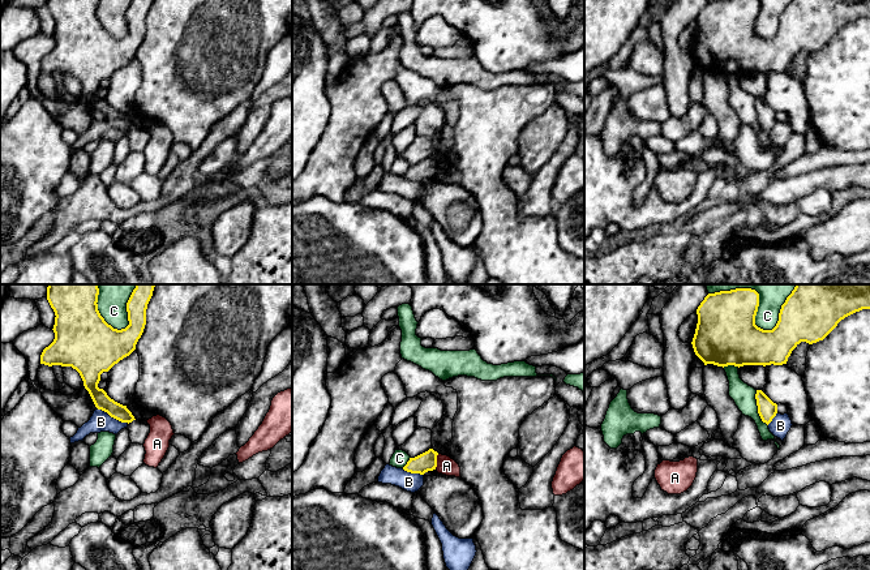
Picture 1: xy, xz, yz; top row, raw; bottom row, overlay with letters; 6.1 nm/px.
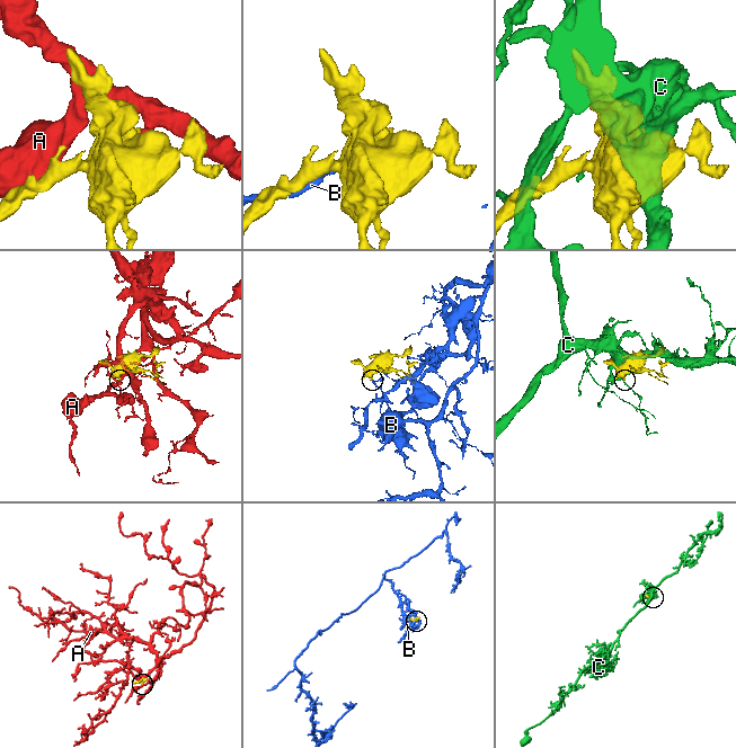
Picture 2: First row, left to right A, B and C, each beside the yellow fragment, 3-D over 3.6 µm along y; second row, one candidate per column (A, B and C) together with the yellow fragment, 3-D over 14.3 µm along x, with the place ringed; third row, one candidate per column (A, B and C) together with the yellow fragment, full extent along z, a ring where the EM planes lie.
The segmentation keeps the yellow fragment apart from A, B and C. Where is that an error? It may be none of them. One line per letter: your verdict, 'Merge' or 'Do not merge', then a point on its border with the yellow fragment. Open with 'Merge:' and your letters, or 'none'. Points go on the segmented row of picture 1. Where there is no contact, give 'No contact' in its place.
Merge: none
A: Do not merge. Touches yellow at xz (436, 462)
B: Do not merge. Touches yellow at xy (112, 416)
C: Do not merge. Touches yellow at xy (127, 311)

